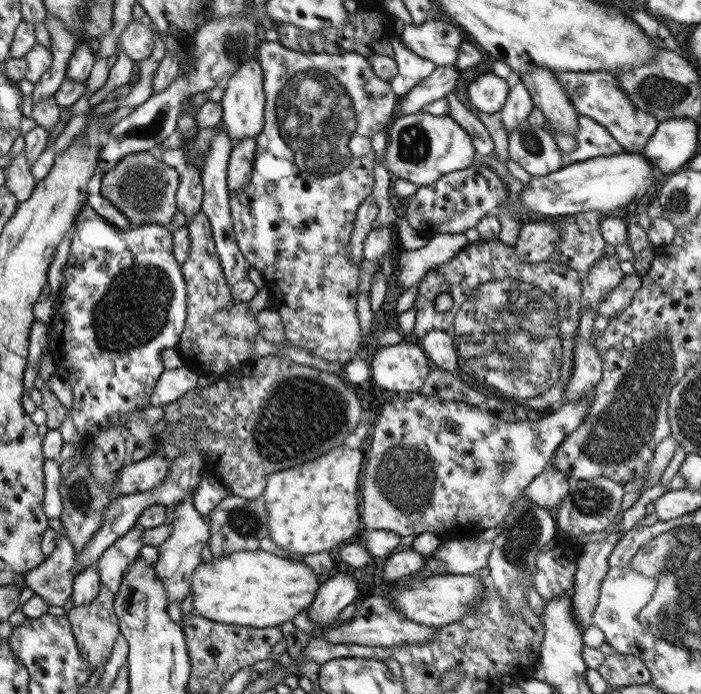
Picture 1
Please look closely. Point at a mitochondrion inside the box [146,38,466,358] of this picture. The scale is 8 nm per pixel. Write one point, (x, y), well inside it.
(316, 113)

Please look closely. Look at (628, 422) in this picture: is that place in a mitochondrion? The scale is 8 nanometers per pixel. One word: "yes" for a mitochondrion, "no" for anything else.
yes

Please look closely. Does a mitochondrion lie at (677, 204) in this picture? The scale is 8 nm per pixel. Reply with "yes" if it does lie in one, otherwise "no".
yes

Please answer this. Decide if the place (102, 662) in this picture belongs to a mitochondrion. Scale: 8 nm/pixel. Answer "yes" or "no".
no

